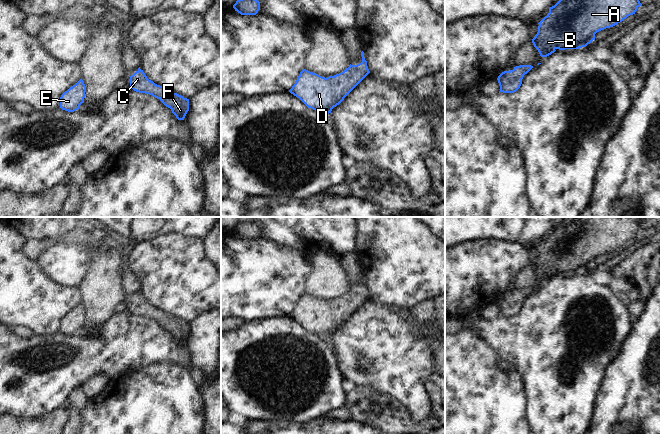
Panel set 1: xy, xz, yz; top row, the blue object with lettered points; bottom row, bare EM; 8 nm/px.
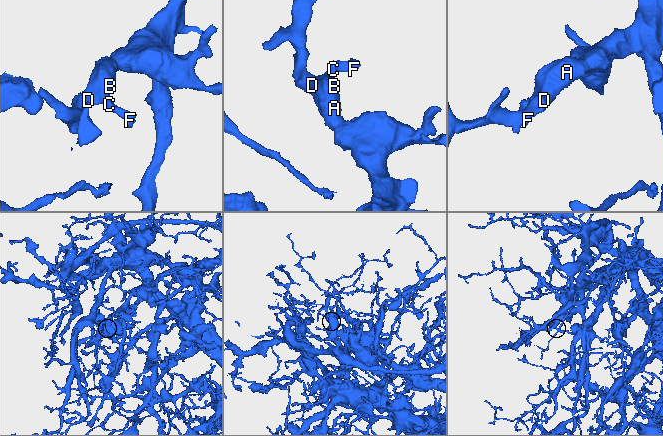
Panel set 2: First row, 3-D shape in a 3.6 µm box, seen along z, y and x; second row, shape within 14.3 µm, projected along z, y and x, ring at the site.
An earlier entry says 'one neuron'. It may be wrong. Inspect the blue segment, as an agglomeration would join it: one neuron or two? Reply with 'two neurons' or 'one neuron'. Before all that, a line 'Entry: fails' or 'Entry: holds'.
Entry: holds
one neuron

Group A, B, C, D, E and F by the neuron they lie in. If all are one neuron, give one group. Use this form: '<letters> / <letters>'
A B C D E F

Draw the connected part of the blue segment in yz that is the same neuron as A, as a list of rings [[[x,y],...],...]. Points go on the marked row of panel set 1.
[[[559,0],[549,8],[549,13],[538,23],[538,32],[532,39],[541,57],[547,57],[557,49],[579,49],[586,47],[595,34],[613,27],[642,6],[639,0]]]

